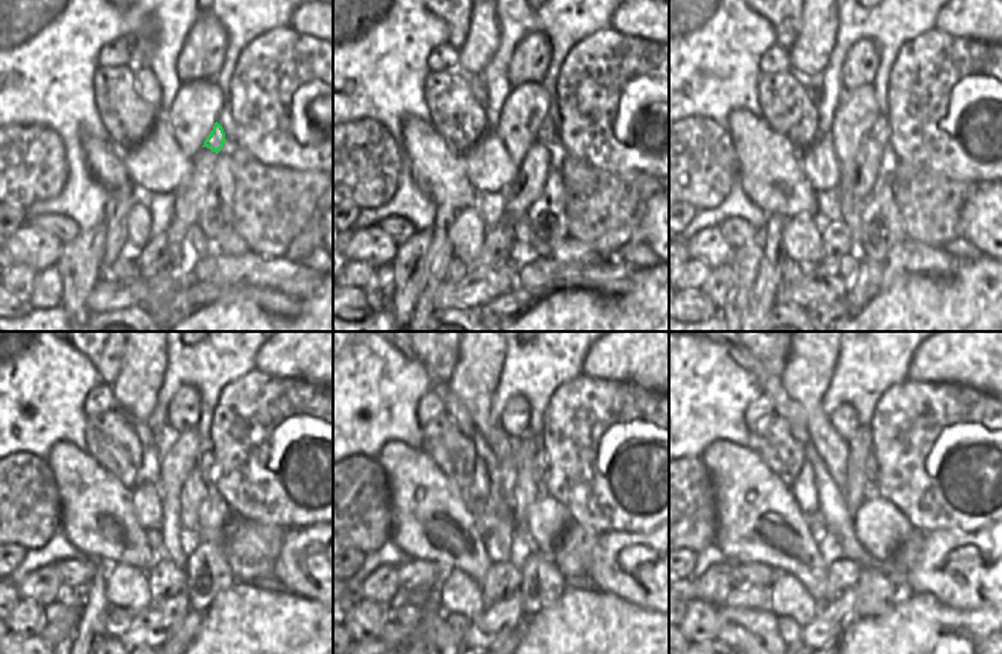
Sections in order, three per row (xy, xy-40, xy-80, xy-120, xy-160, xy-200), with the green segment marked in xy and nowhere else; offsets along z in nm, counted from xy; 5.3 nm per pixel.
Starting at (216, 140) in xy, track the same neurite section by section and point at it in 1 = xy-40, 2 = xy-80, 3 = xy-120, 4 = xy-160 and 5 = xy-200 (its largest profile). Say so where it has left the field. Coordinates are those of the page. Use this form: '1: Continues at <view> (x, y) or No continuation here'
1: Continues at xy-40 (548, 134)
2: Continues at xy-80 (879, 131)
3: Continues at xy-120 (206, 459)
4: Continues at xy-160 (540, 462)
5: Continues at xy-200 (872, 467)

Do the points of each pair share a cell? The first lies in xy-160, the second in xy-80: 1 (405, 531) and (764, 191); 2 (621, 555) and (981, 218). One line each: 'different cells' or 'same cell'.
1: same cell
2: same cell

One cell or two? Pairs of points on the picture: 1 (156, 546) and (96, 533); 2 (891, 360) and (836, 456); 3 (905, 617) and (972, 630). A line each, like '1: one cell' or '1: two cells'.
1: two cells
2: two cells
3: one cell

